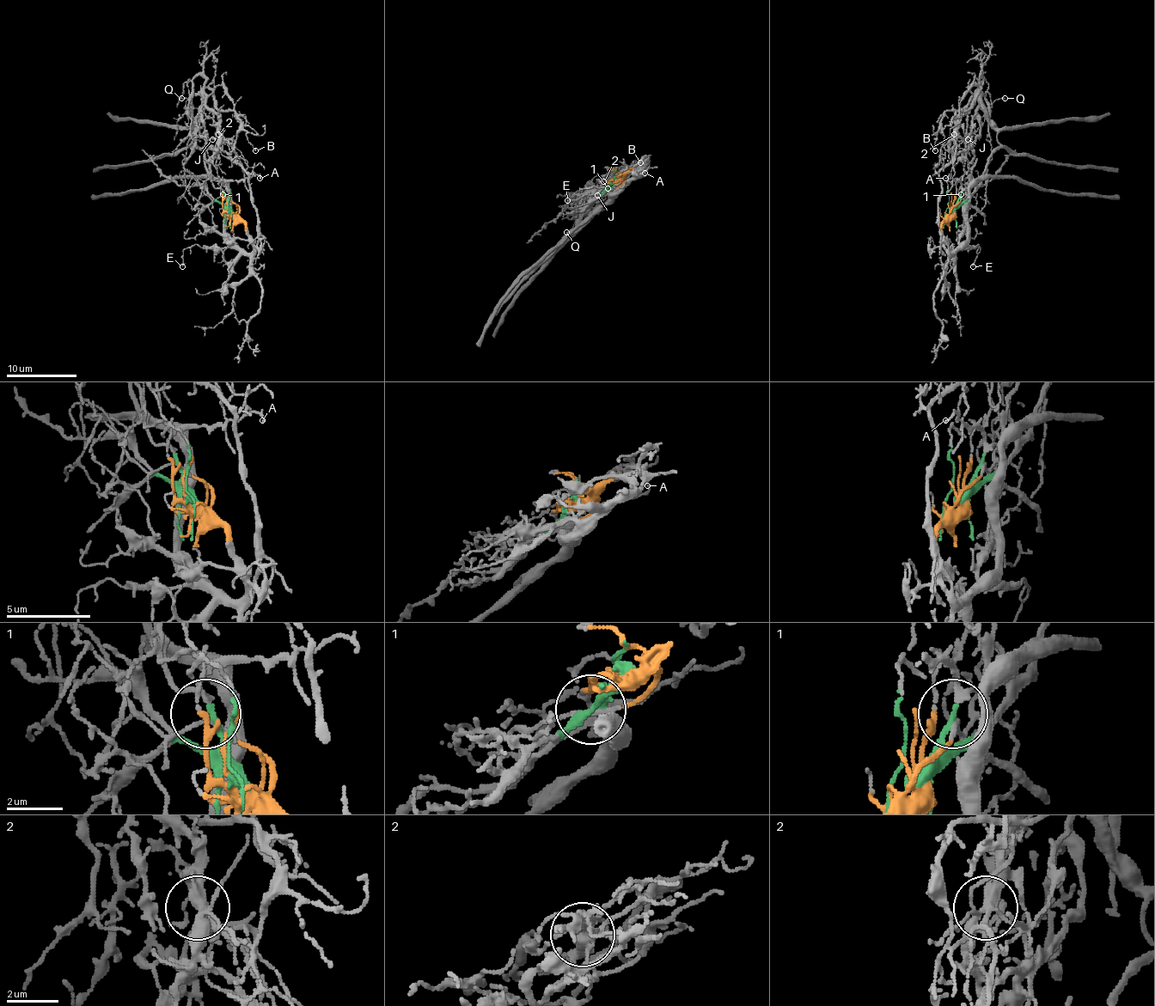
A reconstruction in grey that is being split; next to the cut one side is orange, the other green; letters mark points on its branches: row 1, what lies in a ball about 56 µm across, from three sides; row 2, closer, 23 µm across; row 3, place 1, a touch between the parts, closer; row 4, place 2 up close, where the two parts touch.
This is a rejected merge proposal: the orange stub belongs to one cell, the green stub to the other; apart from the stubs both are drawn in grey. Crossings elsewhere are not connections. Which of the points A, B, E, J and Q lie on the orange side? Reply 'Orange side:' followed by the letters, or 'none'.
Orange side: E

